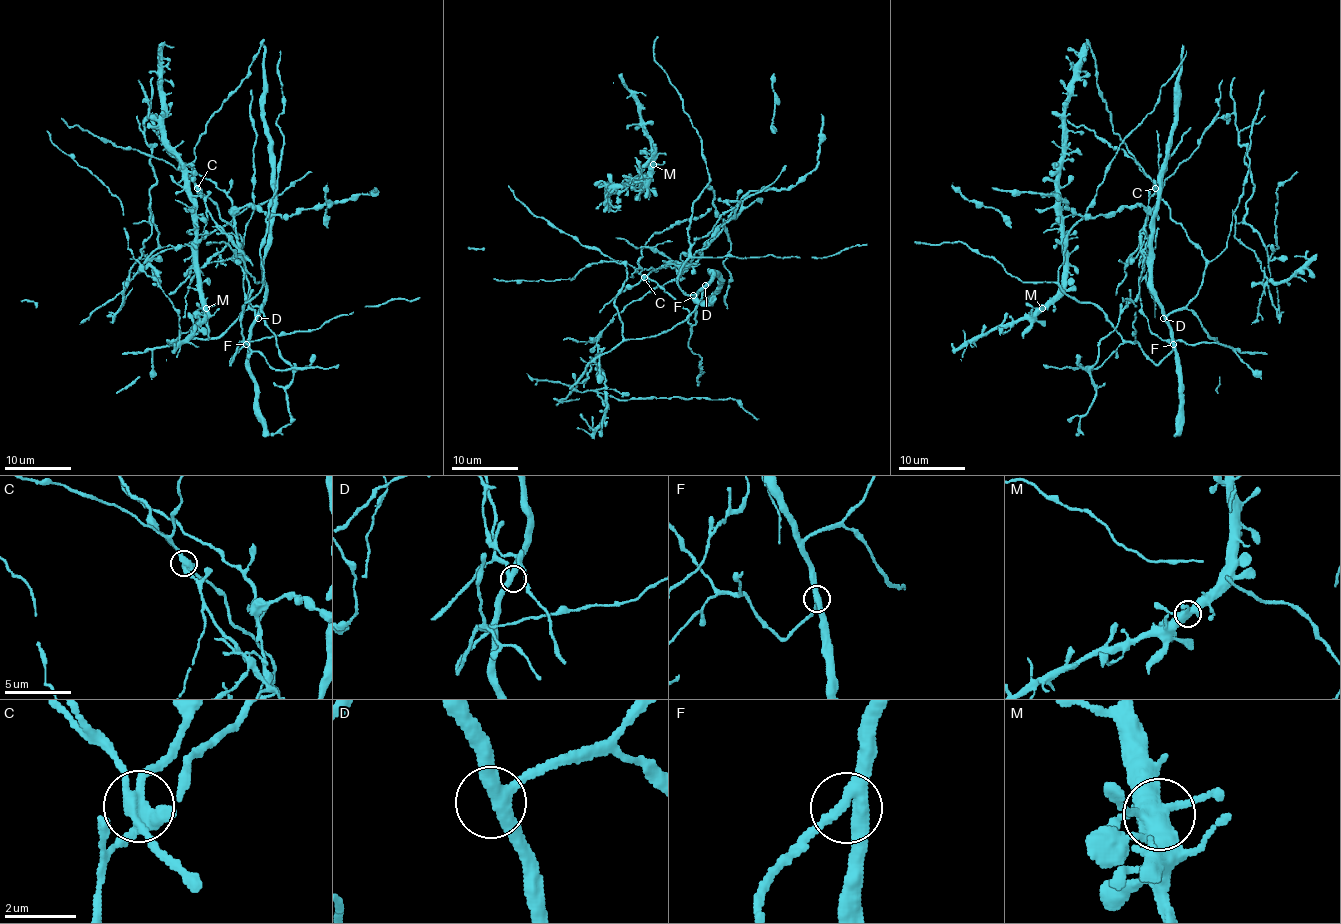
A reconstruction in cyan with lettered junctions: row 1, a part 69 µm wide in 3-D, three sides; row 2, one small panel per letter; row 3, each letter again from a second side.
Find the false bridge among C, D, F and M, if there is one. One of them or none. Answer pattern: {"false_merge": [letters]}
{"false_merge": ["C"]}

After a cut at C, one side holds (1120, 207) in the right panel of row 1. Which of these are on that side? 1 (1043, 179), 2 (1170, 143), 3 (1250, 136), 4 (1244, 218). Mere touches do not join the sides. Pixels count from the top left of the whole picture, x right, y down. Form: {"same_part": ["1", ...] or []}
{"same_part": ["4"]}

